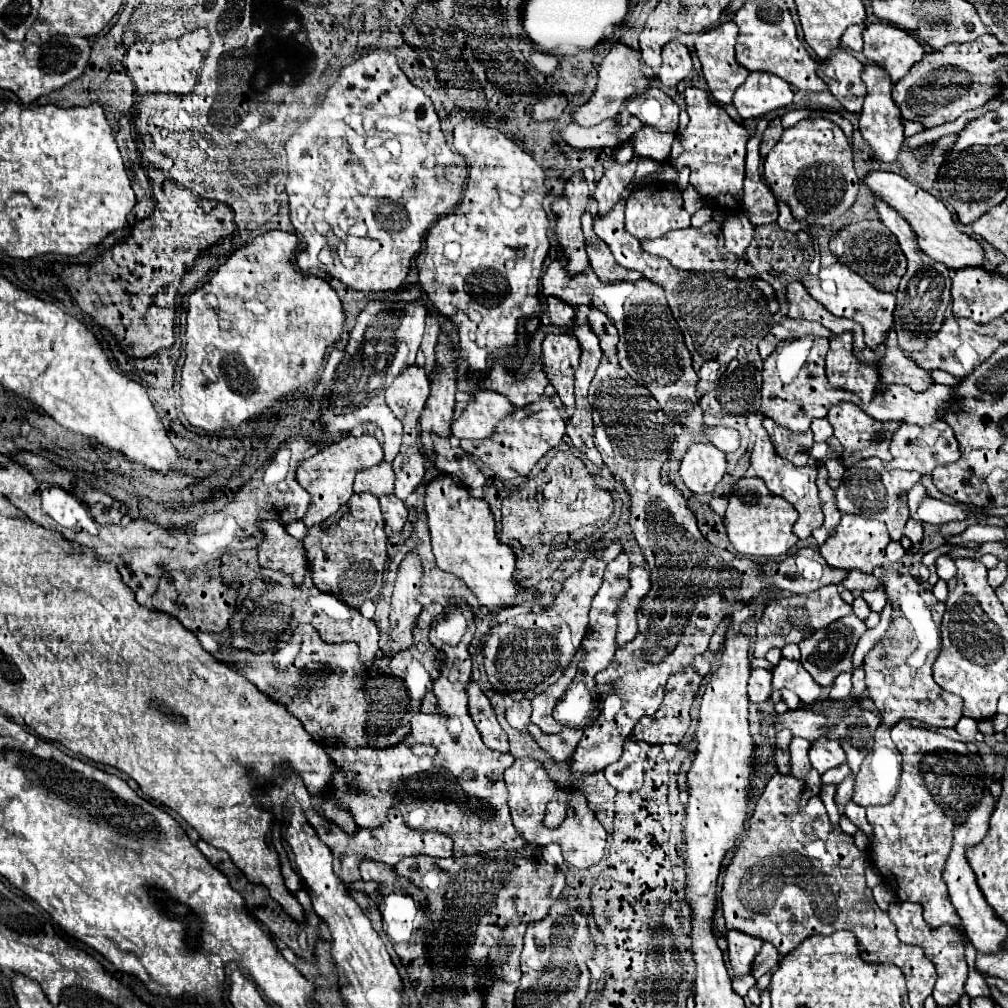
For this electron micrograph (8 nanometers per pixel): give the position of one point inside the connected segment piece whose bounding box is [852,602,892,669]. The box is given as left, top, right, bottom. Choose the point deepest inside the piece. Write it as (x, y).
(866, 642)

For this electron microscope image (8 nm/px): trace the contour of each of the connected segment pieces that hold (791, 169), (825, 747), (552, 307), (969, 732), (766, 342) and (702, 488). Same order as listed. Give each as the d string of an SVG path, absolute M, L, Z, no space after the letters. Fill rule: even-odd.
M803 119L785 129L781 141L765 157L765 179L777 201L787 203L793 217L813 229L833 225L855 203L859 191L849 141L829 119Z
M821 737L811 745L809 759L811 759L811 765L819 773L825 773L827 769L839 767L845 761L845 751L843 751L843 747L839 747L839 743L835 743L835 739Z
M549 297L545 313L547 313L551 325L555 325L555 327L567 327L567 329L573 327L573 321L575 321L575 307L573 305L567 305L561 299Z
M961 717L959 723L955 725L955 729L959 731L959 735L963 739L973 739L975 733L977 733L977 719L965 719L965 717Z
M783 319L769 331L769 335L765 339L761 339L759 353L765 359L767 355L771 355L771 347L775 347L775 343L779 339L795 339L795 337L803 337L803 335L821 335L821 337L827 337L827 339L833 337L833 333L827 331L827 327L823 327L821 323Z
M693 443L681 459L679 475L695 493L711 493L727 469L725 453L711 443Z

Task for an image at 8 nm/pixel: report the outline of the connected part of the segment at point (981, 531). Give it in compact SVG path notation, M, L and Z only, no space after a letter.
M971 525L961 537L947 537L946 542L958 544L962 541L975 541L975 543L987 543L987 541L1005 541L1005 531L1001 527L989 527L989 525Z

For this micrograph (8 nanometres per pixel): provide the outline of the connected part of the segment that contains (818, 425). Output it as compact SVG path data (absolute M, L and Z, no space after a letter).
M825 417L823 419L815 419L811 423L811 431L815 433L815 441L827 441L833 435L833 427Z

